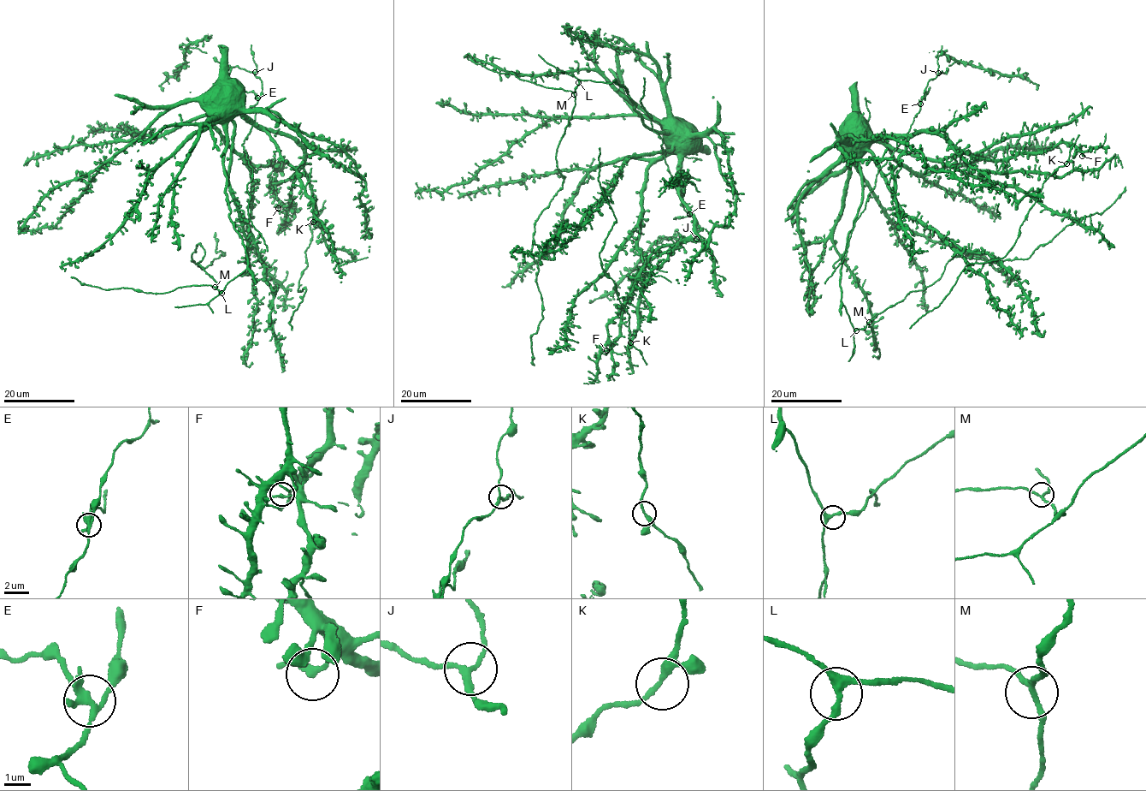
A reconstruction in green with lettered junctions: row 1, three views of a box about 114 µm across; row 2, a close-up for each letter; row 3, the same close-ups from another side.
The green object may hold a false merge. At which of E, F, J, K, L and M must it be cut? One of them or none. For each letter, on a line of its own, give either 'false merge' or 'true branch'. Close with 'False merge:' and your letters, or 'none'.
E: false merge
F: true branch
J: true branch
K: true branch
L: true branch
M: true branch
False merge: E

